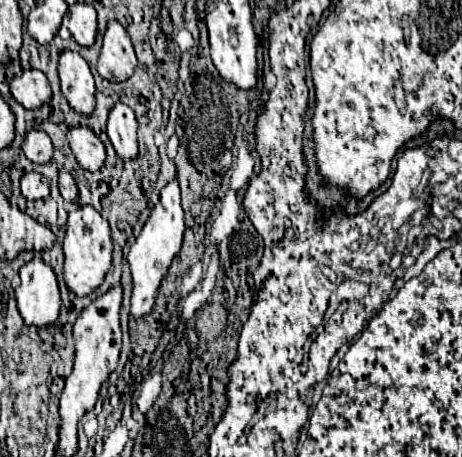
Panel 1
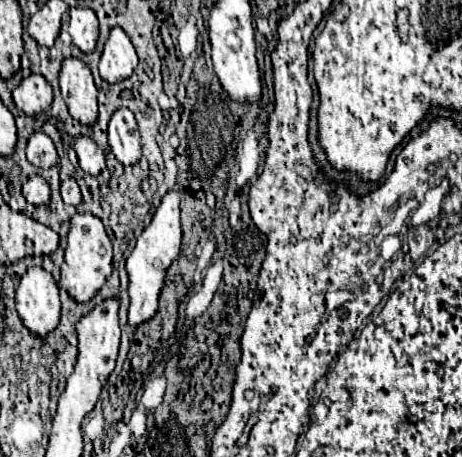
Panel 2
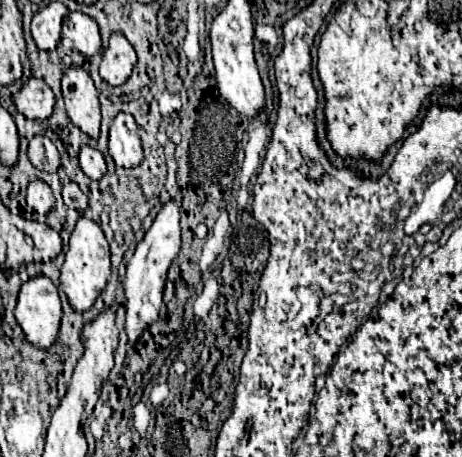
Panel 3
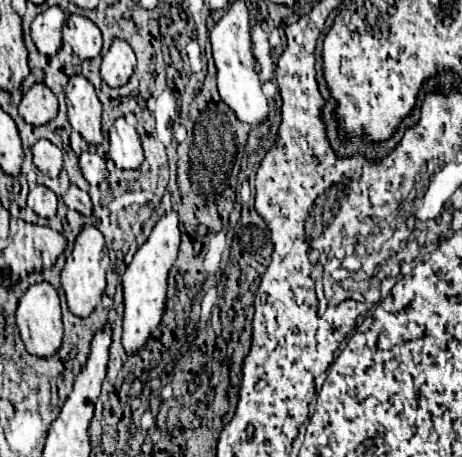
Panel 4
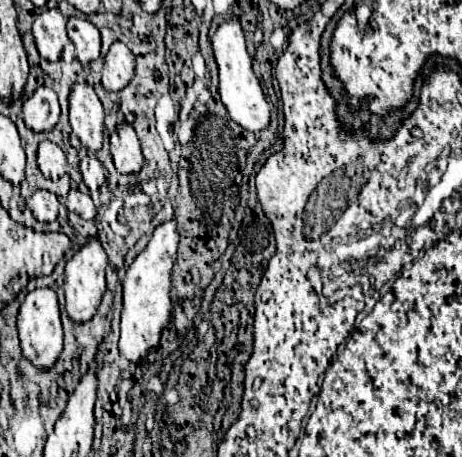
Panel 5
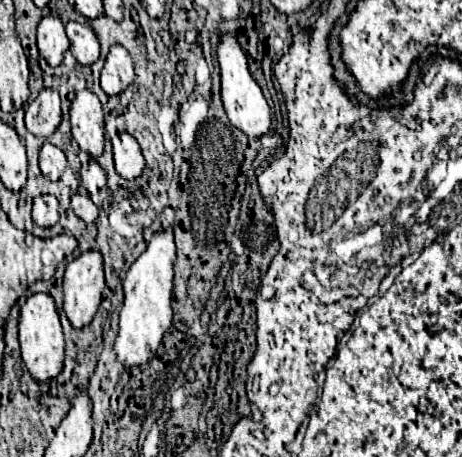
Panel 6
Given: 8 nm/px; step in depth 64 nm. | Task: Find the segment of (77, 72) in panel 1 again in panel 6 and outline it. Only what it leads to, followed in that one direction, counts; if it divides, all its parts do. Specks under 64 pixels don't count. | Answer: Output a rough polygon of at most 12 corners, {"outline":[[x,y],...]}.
{"outline":[[94,92],[76,94],[70,122],[80,150],[104,152],[104,114]]}

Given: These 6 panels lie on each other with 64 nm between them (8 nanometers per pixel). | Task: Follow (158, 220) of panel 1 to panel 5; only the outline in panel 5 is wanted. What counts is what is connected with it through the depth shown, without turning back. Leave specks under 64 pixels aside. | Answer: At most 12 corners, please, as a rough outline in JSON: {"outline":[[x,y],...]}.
{"outline":[[176,222],[122,280],[118,350],[138,362],[170,324]]}

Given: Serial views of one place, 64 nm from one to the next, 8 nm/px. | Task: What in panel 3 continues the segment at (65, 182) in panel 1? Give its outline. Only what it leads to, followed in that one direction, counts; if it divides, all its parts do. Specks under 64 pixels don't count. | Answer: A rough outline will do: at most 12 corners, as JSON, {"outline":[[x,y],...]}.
{"outline":[[76,182],[64,184],[62,198],[68,208],[88,208],[86,194]]}

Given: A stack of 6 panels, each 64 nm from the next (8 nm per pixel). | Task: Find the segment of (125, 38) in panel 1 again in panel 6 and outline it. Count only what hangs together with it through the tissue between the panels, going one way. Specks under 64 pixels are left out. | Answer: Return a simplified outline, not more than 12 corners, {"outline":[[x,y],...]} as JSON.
{"outline":[[114,44],[100,74],[108,96],[124,92],[134,80],[134,62]]}

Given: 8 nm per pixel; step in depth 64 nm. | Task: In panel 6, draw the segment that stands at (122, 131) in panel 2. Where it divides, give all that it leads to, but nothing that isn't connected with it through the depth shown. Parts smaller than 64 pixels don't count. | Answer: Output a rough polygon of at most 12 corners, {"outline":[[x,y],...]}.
{"outline":[[134,136],[112,140],[116,172],[134,180],[144,170],[144,156]]}

